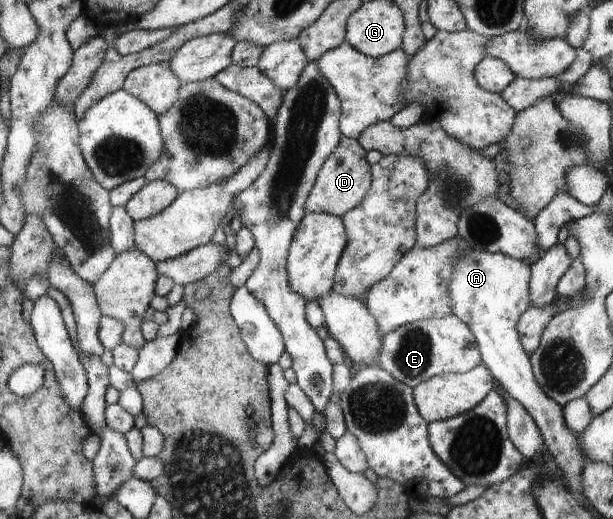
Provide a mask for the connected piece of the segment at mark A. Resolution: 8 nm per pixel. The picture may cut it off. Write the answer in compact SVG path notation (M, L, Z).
M472 249L460 258L454 267L450 283L452 306L454 313L474 331L484 364L490 368L499 386L521 402L539 426L545 446L562 471L567 487L585 499L583 466L586 460L580 442L581 437L567 425L564 407L551 399L538 382L530 353L522 344L518 330L519 320L532 306L531 278L531 266L523 260L501 252L478 252Z

